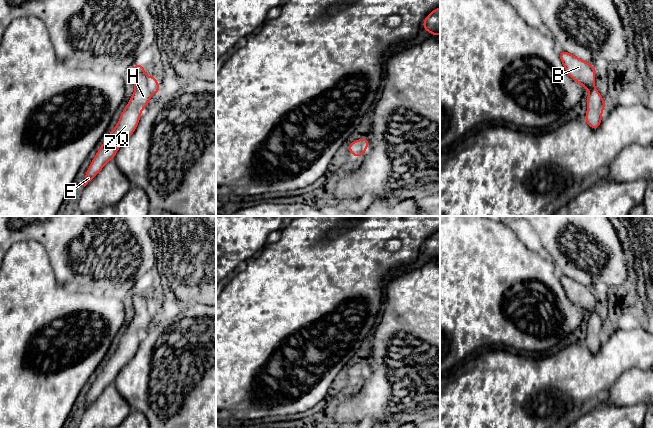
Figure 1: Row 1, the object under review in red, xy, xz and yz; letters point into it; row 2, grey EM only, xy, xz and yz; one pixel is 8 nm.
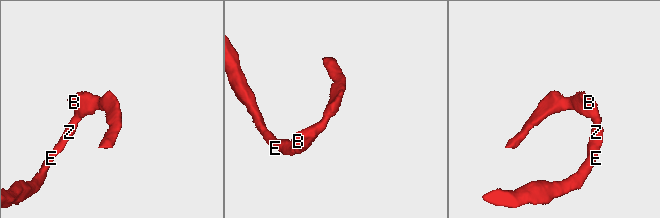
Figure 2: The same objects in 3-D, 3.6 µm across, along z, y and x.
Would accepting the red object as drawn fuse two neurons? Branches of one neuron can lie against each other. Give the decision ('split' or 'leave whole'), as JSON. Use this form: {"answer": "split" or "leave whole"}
{"answer": "leave whole"}

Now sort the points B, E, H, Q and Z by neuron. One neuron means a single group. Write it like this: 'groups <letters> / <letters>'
groups B E H Q Z

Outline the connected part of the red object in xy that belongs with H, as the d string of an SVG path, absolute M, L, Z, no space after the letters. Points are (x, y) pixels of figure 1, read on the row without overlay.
M141 287L130 294L134 303L135 315L121 337L118 348L106 362L89 390L82 406L84 411L101 395L108 385L114 383L119 371L136 353L142 333L149 328L150 321L160 315L155 300L147 300Z

